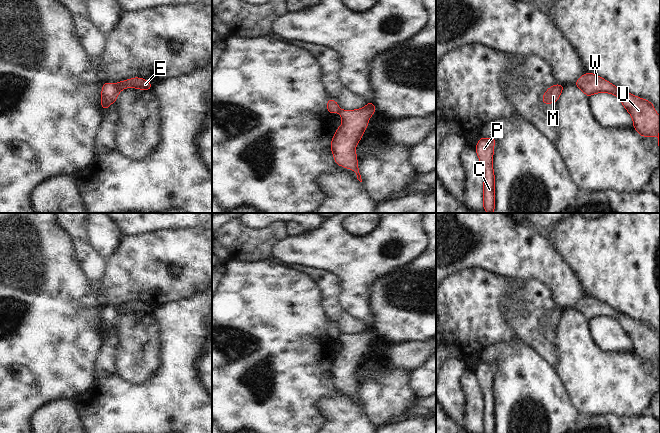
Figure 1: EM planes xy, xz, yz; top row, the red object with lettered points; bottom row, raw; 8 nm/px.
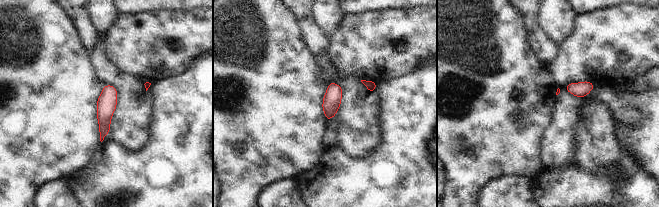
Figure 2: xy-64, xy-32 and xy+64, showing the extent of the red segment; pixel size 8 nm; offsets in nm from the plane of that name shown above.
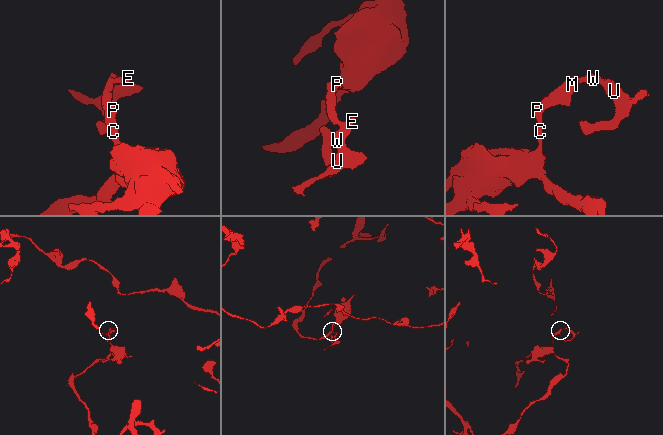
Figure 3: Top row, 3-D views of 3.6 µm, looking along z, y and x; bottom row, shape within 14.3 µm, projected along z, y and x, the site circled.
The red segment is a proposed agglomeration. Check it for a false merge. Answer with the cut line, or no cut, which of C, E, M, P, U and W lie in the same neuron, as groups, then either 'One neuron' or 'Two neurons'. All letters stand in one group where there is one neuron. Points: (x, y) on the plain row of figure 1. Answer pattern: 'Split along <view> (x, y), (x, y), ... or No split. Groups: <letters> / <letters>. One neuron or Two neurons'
Split along xy (115, 308), (119, 315). Groups: C M P / E U W. Two neurons.

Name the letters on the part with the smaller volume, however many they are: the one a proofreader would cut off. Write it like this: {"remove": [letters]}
{"remove": ["E", "U", "W"]}

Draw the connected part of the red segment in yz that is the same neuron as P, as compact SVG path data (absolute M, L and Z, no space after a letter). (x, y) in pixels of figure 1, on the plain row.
M480 361L475 375L483 392L483 433L495 433L495 400L493 394L493 378L495 362Z

